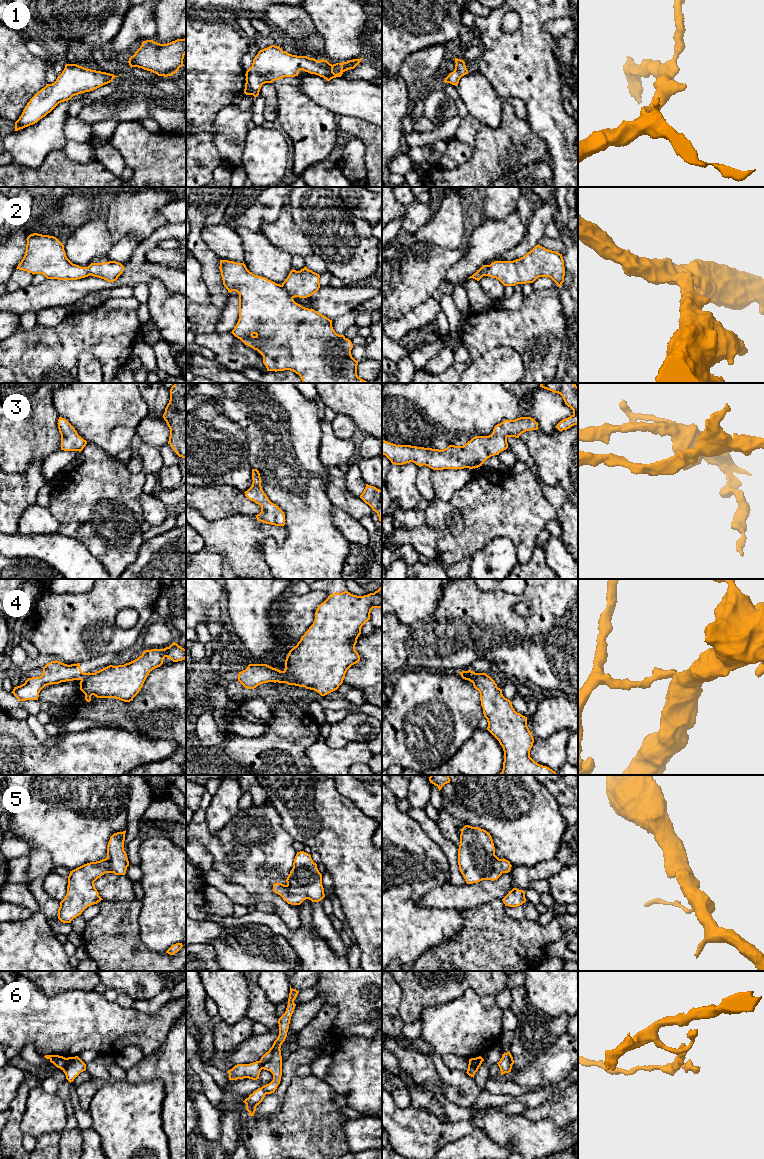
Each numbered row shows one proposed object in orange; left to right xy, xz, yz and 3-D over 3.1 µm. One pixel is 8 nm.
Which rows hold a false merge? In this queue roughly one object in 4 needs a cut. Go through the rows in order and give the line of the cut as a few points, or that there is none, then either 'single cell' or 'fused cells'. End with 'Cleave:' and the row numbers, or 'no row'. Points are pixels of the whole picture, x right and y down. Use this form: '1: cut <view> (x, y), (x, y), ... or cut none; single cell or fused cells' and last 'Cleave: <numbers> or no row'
1: cut none; single cell
2: cut xz (281, 285), (292, 298); fused cells
3: cut none; single cell
4: cut xz (282, 671), (285, 682); fused cells
5: cut none; single cell
6: cut xy (66, 1058), (65, 1065), (61, 1069); fused cells
Cleave: 2, 4, 6

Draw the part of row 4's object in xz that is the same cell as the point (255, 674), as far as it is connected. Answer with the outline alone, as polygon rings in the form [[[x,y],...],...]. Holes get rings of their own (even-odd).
[[[249,664],[245,670],[239,672],[238,681],[248,689],[254,689],[258,685],[268,682],[286,682],[283,671],[267,664]]]

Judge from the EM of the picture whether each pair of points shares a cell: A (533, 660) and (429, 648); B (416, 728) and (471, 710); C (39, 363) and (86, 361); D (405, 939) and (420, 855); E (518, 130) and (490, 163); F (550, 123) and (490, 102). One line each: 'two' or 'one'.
A: one
B: one
C: two
D: one
E: one
F: two

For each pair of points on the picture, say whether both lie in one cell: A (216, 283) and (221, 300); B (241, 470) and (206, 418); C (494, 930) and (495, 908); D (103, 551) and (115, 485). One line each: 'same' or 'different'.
A: same
B: same
C: same
D: same

